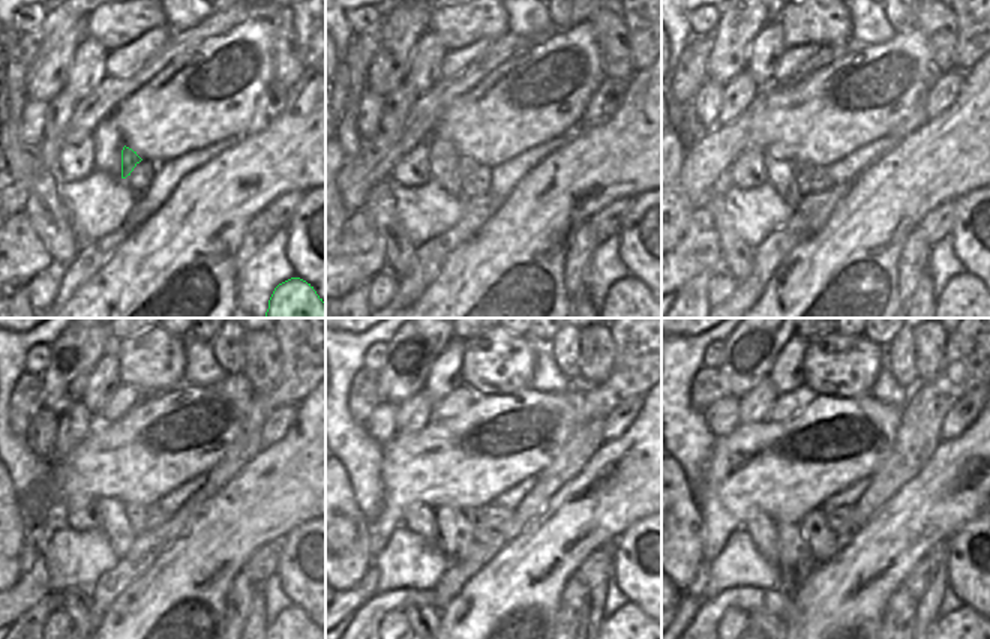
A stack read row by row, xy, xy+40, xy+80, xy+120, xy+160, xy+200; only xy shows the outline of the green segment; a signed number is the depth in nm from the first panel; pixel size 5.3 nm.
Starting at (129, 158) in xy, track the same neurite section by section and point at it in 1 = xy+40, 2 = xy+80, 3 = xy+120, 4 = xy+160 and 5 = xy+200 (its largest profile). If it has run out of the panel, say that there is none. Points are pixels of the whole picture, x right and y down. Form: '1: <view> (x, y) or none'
1: xy+40 (465, 167)
2: xy+80 (803, 170)
3: xy+120 (135, 512)
4: xy+160 (476, 516)
5: xy+200 (824, 543)

